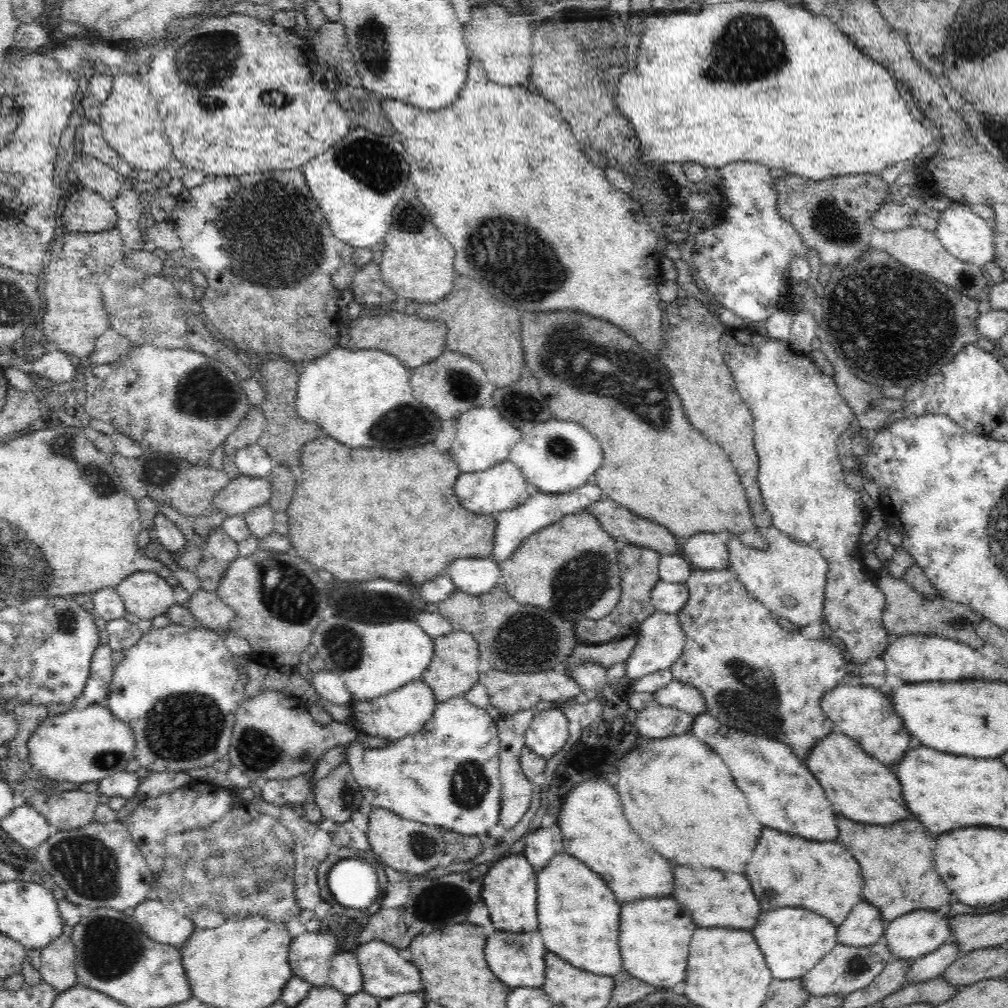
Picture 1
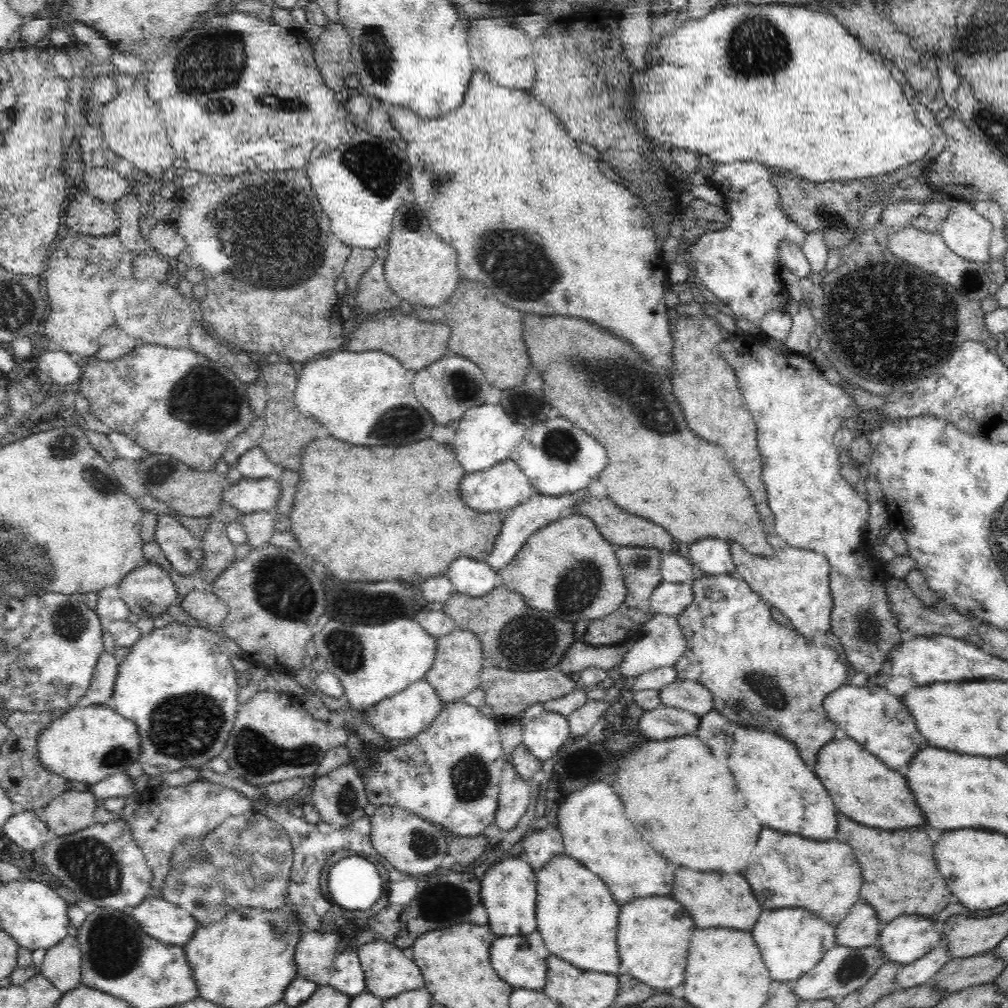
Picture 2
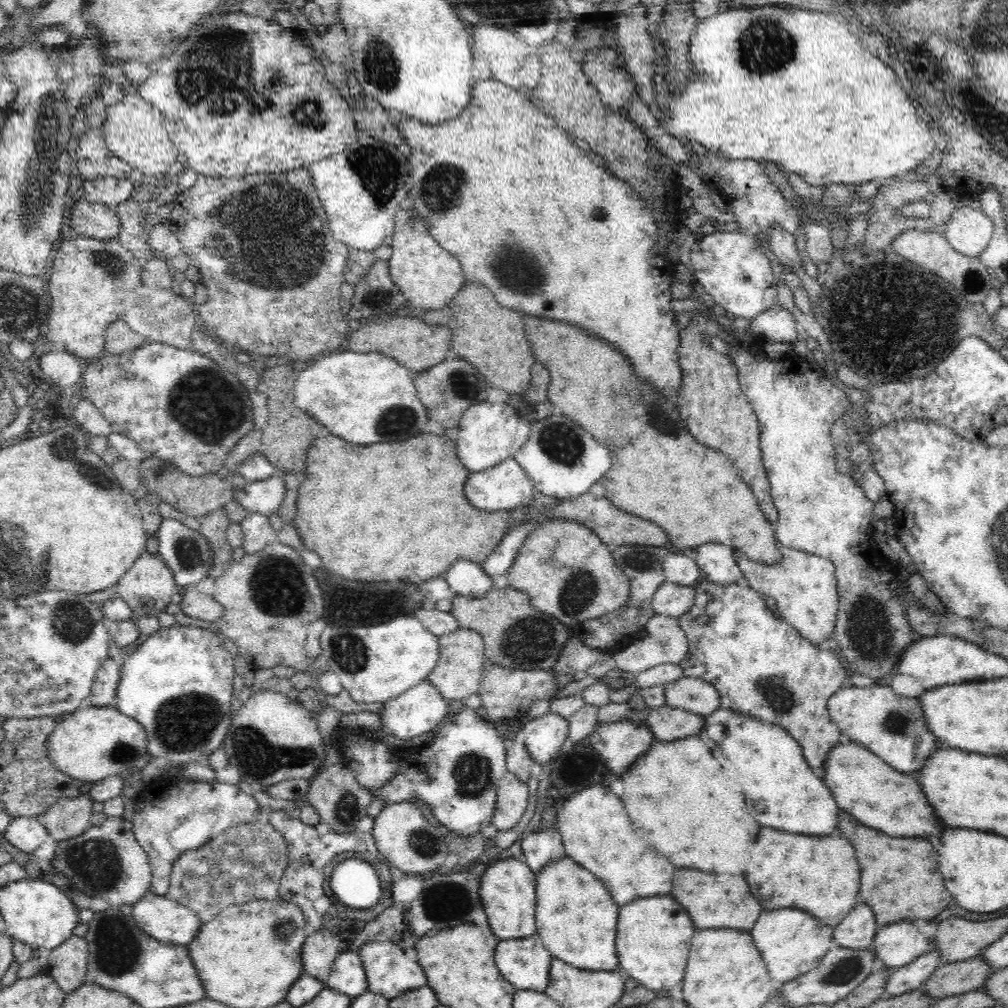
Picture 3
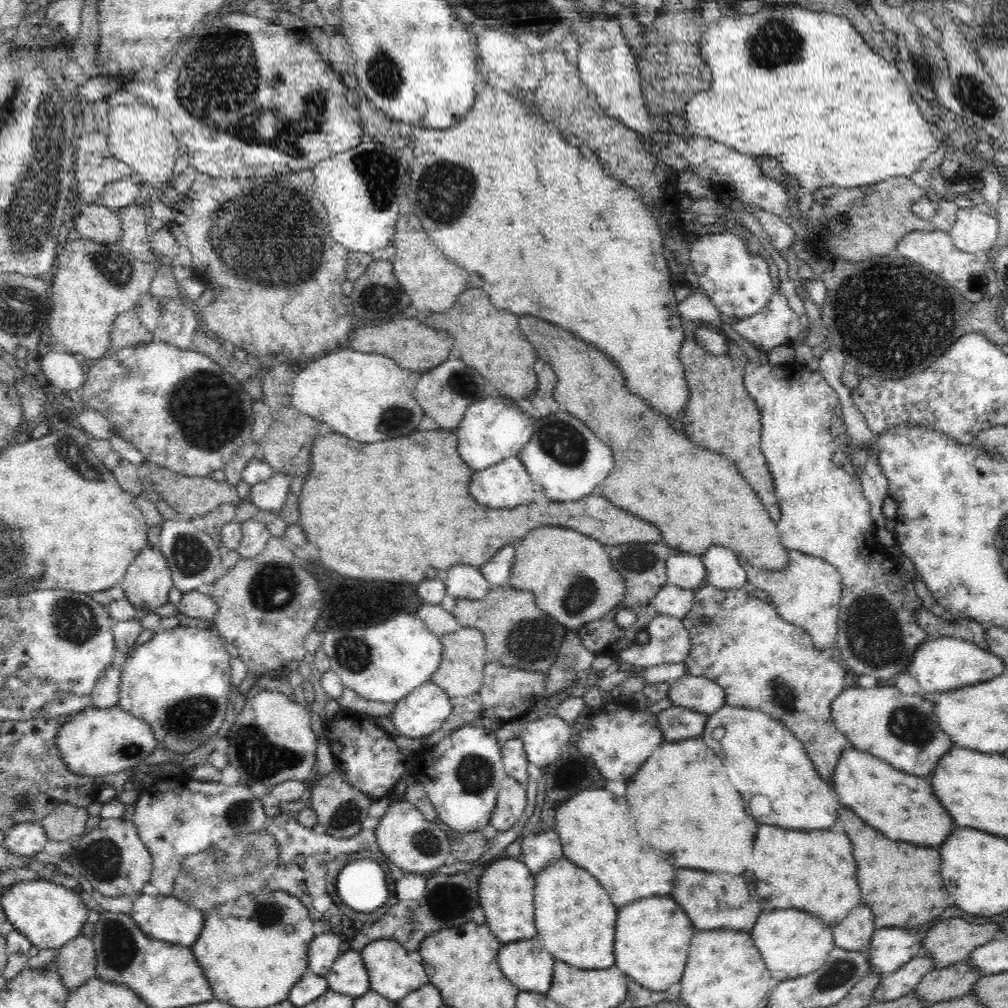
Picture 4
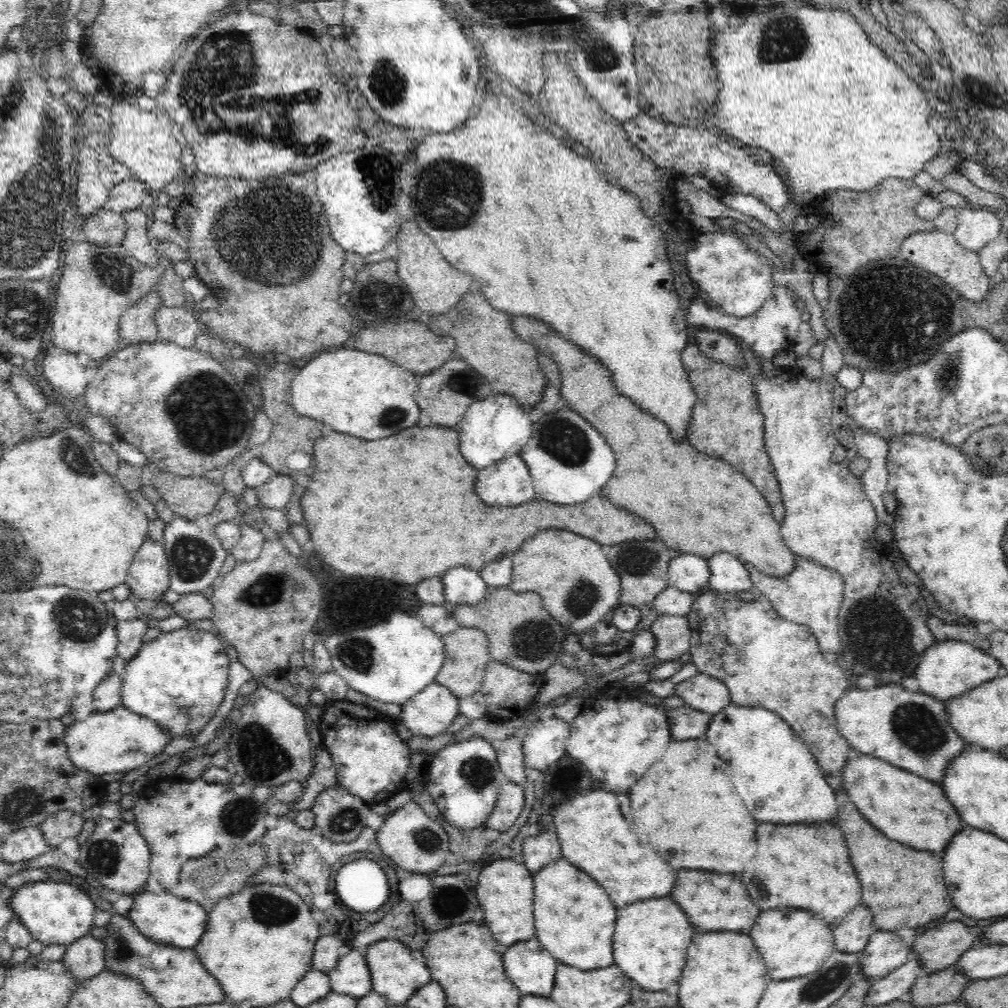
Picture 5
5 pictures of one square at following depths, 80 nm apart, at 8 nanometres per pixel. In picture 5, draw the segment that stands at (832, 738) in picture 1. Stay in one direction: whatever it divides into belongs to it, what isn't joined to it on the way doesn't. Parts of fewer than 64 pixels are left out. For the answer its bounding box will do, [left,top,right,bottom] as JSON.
[841,752,962,852]

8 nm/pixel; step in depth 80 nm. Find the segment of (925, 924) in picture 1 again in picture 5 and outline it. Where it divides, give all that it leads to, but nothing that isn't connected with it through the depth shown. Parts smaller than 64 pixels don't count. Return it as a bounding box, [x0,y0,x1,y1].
[860,932,912,981]

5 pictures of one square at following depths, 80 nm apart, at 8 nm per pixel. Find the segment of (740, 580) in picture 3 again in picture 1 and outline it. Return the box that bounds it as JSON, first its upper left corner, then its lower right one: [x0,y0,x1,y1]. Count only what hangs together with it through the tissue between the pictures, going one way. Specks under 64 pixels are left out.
[681,532,730,571]

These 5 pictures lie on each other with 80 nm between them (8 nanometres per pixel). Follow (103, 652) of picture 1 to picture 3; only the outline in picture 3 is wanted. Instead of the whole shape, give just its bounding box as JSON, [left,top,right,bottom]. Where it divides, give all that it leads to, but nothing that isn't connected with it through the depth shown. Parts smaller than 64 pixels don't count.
[86,657,120,707]

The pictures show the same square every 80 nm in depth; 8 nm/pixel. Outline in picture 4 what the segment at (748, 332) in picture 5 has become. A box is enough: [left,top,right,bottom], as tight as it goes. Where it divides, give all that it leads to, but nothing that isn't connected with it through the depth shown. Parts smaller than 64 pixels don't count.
[678,286,801,352]

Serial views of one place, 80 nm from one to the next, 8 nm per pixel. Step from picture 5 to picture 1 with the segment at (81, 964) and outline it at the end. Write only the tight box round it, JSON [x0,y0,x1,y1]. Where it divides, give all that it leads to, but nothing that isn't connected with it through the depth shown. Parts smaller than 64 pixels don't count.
[39,931,76,993]

